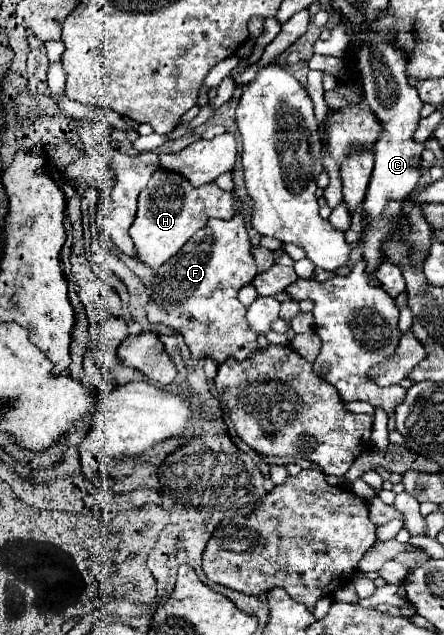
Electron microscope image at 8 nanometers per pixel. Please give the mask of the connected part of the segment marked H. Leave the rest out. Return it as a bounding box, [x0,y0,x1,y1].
[130,169,232,267]

